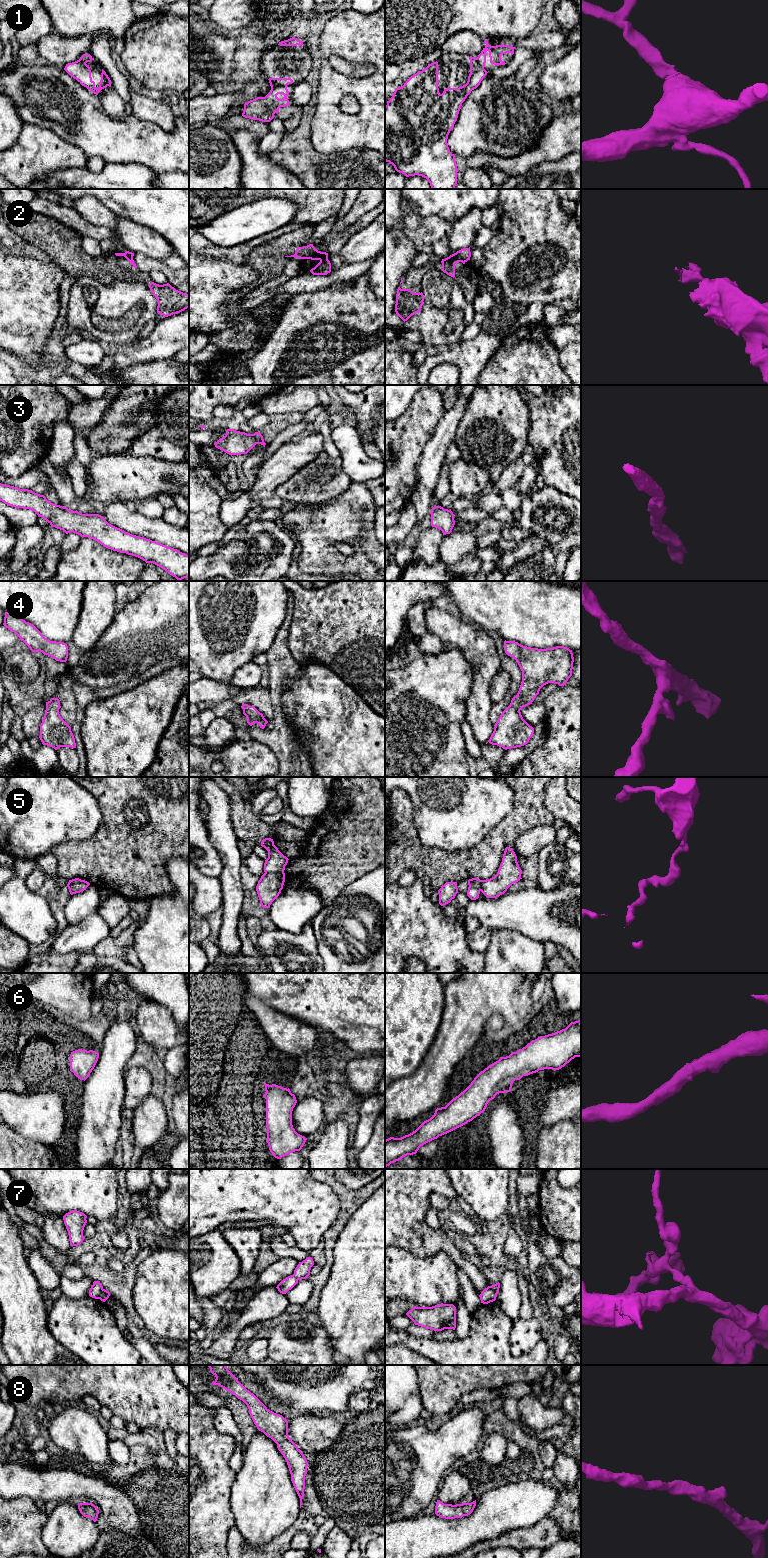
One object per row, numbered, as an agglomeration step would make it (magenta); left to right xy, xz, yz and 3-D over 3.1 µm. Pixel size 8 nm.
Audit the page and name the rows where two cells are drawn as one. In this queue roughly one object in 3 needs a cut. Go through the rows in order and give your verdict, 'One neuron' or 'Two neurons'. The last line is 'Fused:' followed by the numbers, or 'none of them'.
1: Two neurons
2: Two neurons
3: One neuron
4: One neuron
5: Two neurons
6: One neuron
7: Two neurons
8: One neuron
Fused: 1, 2, 5, 7

